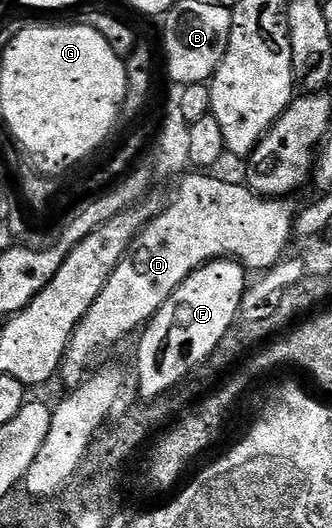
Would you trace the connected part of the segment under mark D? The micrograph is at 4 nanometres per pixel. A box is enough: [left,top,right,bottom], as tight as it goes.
[58,171,298,387]

